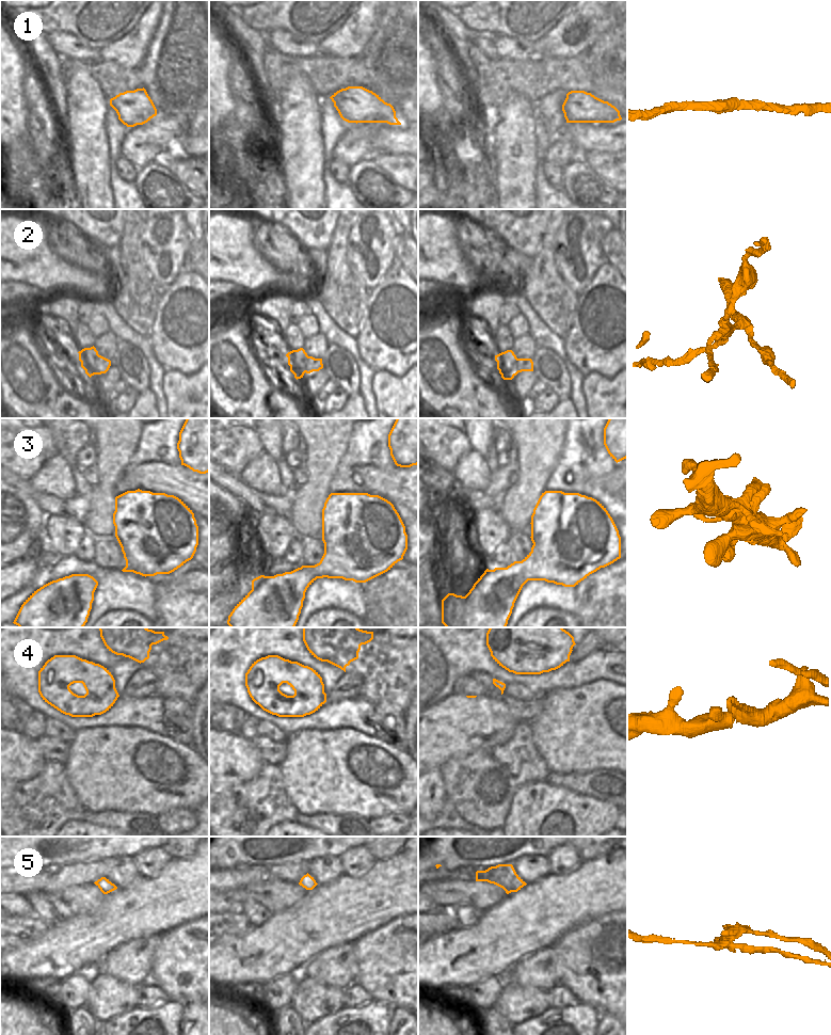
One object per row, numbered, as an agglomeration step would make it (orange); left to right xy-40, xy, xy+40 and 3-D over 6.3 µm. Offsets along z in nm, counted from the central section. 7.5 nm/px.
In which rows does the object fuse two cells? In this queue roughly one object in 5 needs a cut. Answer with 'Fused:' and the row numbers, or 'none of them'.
Fused: 2, 5

